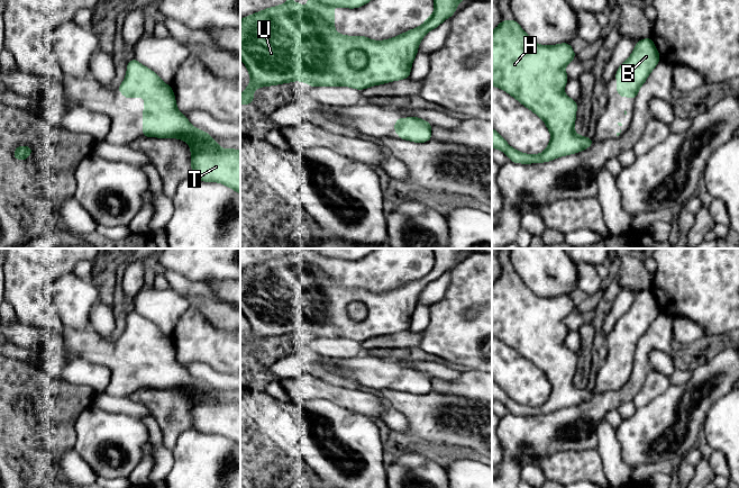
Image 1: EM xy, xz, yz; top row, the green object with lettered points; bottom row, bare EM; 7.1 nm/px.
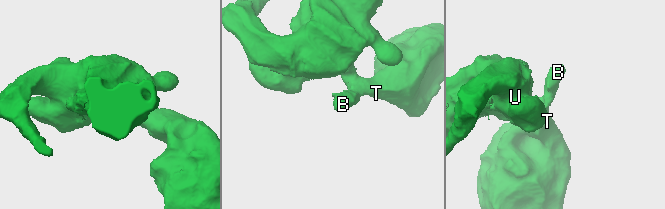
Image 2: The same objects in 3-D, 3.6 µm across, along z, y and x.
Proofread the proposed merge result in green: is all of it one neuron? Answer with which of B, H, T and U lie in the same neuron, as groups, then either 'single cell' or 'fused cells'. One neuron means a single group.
B H T U | single cell

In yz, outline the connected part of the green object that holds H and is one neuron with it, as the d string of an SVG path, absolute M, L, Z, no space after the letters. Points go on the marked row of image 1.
M516 19L501 20L492 31L492 85L507 91L521 105L533 111L546 124L551 138L540 154L530 155L512 148L492 127L492 148L501 150L513 163L545 163L559 156L578 153L589 148L594 138L582 137L574 132L577 101L564 92L568 76L565 66L576 57L569 43L544 46L537 44L519 26Z

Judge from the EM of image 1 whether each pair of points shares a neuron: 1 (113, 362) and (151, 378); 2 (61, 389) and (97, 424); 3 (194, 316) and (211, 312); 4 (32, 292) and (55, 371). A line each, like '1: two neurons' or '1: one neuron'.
1: one neuron
2: two neurons
3: two neurons
4: one neuron

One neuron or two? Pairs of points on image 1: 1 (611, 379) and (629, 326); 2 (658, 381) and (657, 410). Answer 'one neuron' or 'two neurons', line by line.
1: one neuron
2: two neurons

